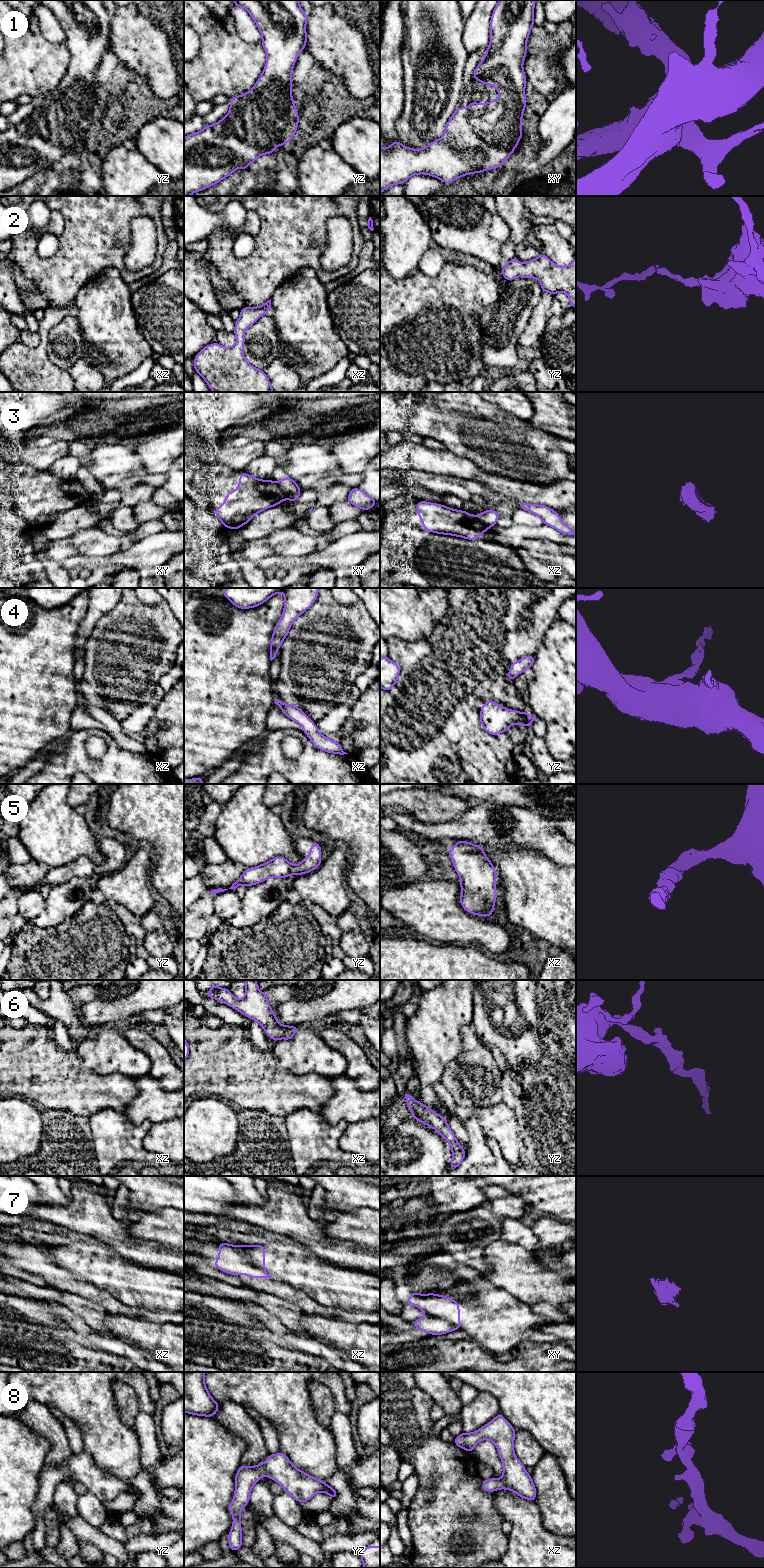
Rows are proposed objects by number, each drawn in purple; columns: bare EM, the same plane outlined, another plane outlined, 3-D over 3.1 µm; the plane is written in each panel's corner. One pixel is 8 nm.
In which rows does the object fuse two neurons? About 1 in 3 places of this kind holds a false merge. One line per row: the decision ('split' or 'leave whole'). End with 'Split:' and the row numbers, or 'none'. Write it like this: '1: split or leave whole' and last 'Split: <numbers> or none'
1: leave whole
2: leave whole
3: split
4: leave whole
5: leave whole
6: leave whole
7: split
8: leave whole
Split: 3, 7

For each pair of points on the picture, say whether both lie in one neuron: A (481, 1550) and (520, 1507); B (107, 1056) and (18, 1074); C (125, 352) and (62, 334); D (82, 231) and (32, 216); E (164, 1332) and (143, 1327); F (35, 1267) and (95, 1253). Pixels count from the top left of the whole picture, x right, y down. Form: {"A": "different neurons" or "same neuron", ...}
{"A": "different neurons", "B": "different neurons", "C": "different neurons", "D": "different neurons", "E": "same neuron", "F": "different neurons"}

